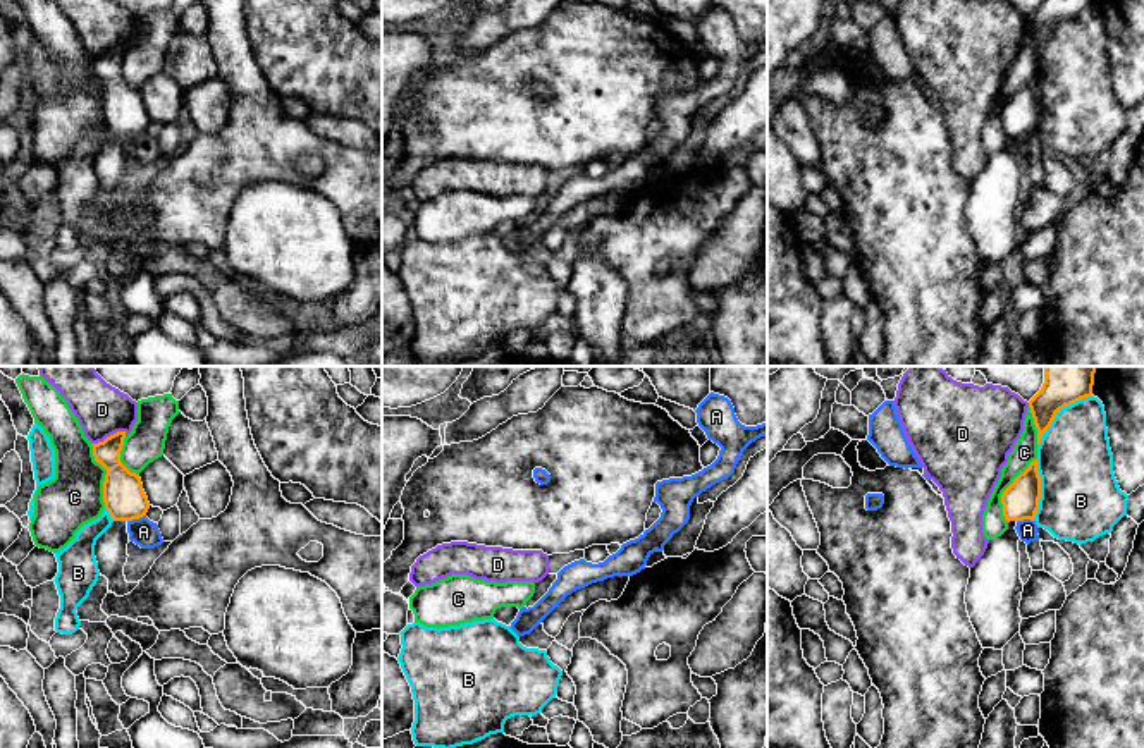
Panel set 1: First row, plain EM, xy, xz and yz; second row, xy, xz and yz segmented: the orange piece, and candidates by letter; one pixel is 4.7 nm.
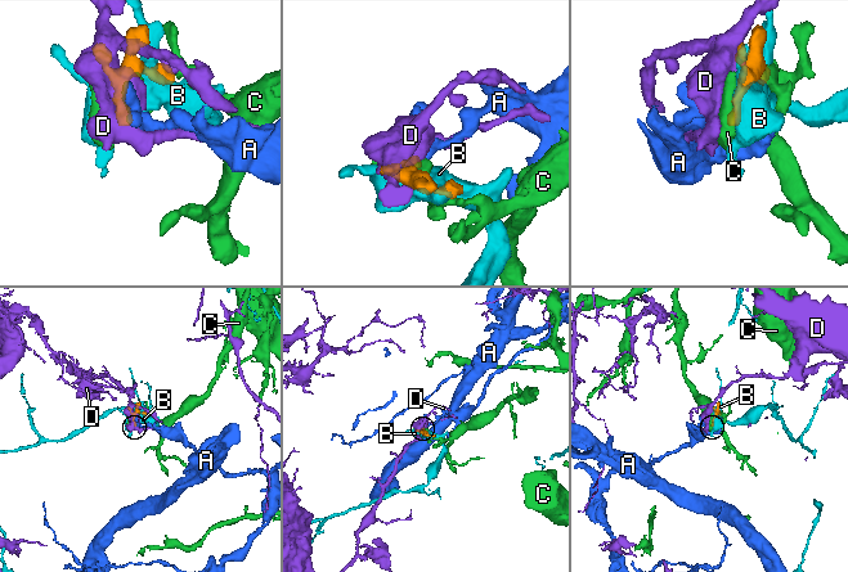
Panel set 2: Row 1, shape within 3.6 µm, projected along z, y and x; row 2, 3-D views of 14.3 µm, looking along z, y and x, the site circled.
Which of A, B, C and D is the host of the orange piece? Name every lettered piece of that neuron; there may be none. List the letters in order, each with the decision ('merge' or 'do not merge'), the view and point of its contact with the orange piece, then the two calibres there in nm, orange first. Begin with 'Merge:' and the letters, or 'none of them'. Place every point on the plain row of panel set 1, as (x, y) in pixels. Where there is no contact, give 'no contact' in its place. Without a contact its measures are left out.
Merge: none of them
A: do not merge; meets orange in xy at (136, 133); 190 nm thick on the orange side, 130 nm on the other
B: do not merge; meets orange in yz at (1058, 24); 140 nm thick on the orange side, 360 nm on the other
C: do not merge; meets orange in yz at (1005, 105); 180 nm thick on the orange side, 110 nm on the other
D: do not merge; meets orange in xy at (110, 50); 170 nm thick on the orange side, 240 nm on the other

